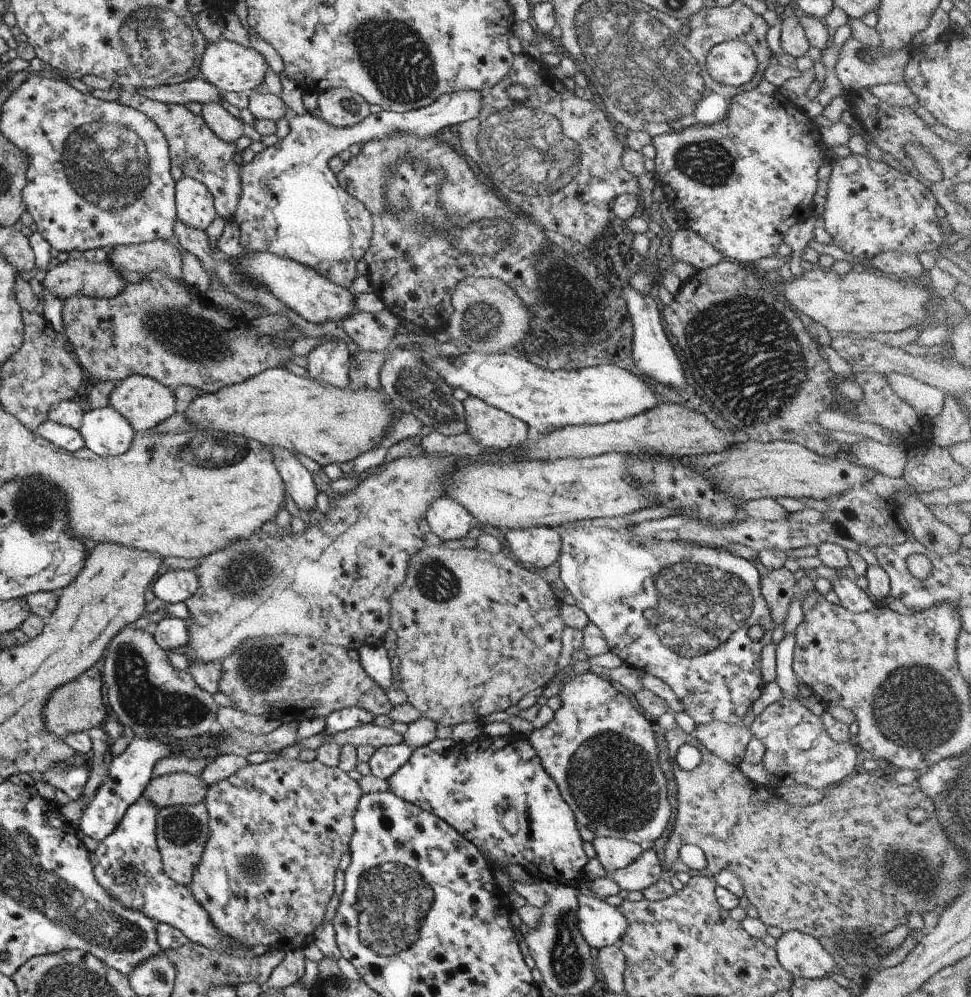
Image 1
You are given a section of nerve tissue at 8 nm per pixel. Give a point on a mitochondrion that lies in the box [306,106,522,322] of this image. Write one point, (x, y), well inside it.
(398, 157)

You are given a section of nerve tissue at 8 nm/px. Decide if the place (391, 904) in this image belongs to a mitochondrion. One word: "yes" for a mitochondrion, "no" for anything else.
yes

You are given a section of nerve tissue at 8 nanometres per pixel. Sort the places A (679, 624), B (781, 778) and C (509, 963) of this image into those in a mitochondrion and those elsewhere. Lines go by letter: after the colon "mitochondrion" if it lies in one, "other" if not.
A: mitochondrion
B: other
C: other

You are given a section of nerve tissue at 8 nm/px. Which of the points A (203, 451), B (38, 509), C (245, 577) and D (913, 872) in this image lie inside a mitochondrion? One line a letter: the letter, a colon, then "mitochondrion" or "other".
A: mitochondrion
B: mitochondrion
C: mitochondrion
D: mitochondrion

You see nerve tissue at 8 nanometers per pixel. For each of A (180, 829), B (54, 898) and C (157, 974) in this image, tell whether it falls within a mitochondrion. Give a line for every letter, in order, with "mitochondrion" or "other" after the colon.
A: mitochondrion
B: mitochondrion
C: mitochondrion

